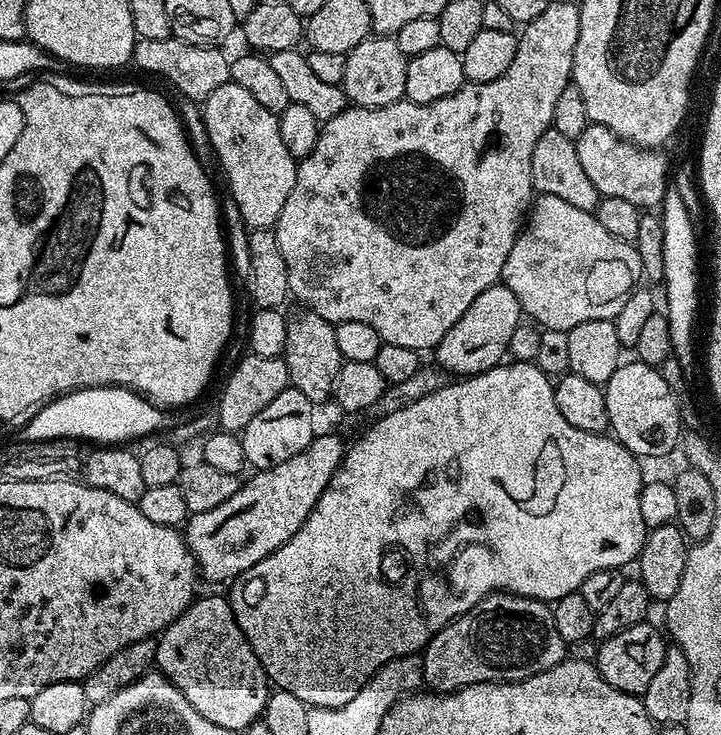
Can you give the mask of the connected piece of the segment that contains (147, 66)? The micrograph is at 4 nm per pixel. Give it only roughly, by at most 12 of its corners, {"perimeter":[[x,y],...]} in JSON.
{"perimeter":[[137,39],[131,63],[203,102],[230,80],[216,46]]}

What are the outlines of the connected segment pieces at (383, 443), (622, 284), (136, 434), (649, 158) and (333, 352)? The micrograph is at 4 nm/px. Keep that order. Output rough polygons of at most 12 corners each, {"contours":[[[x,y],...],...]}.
{"contours":[[[536,362],[386,413],[226,599],[344,706],[491,592],[644,549]],[[537,195],[503,284],[541,329],[615,321],[635,243]],[[131,389],[57,397],[19,439],[120,444],[168,418]],[[589,123],[575,141],[601,197],[661,207],[663,151]],[[296,306],[287,318],[289,385],[329,399],[342,363],[336,325]]]}

